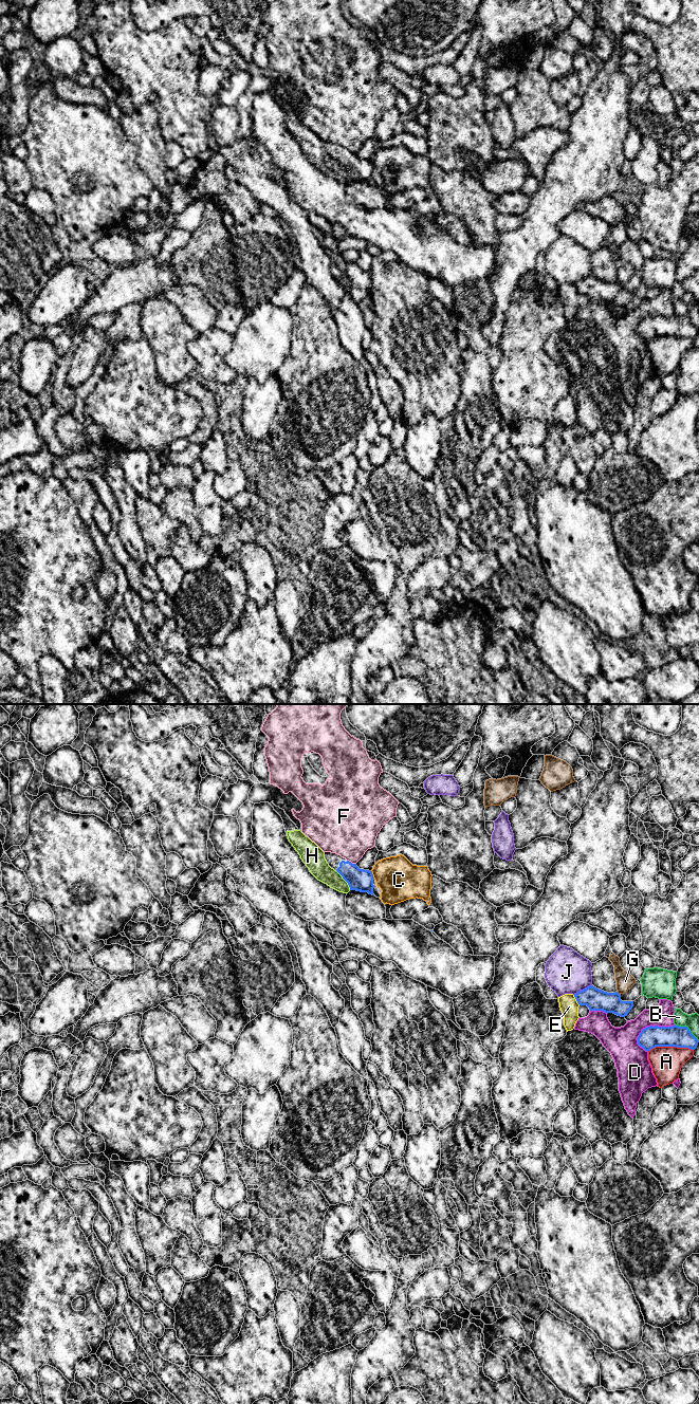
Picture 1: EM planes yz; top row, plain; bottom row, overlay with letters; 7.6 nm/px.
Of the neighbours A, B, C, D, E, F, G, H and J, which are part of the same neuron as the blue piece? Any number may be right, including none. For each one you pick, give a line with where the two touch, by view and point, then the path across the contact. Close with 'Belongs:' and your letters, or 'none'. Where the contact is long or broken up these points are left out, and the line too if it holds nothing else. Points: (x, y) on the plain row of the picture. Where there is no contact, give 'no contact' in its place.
H: yz (344, 168) | across yz (360, 169), (344, 168), (331, 167), (316, 152)
Belongs: H

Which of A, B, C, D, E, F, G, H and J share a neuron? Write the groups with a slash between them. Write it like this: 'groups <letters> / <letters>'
groups A / B / C / D / E / F / G / H / J

